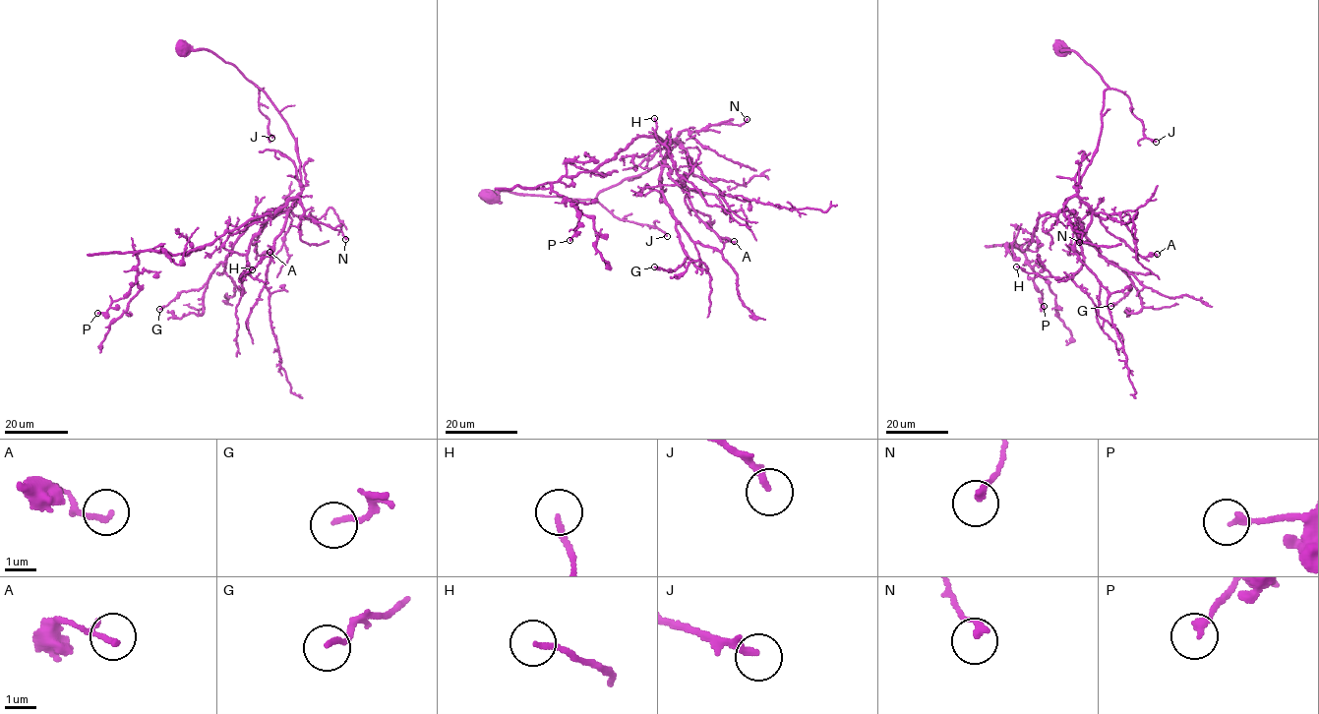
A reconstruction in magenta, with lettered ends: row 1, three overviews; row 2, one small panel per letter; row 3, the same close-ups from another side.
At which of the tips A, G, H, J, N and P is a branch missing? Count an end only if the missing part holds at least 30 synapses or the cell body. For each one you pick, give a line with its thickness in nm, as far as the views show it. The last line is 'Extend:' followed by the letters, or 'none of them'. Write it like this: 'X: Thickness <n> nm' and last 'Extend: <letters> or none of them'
Extend: none of them

